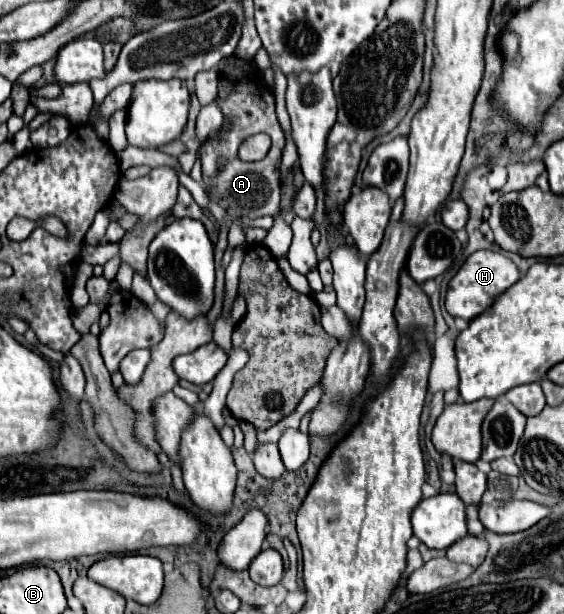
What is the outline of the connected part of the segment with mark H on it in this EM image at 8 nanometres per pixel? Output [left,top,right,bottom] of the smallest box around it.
[446,251,520,321]

